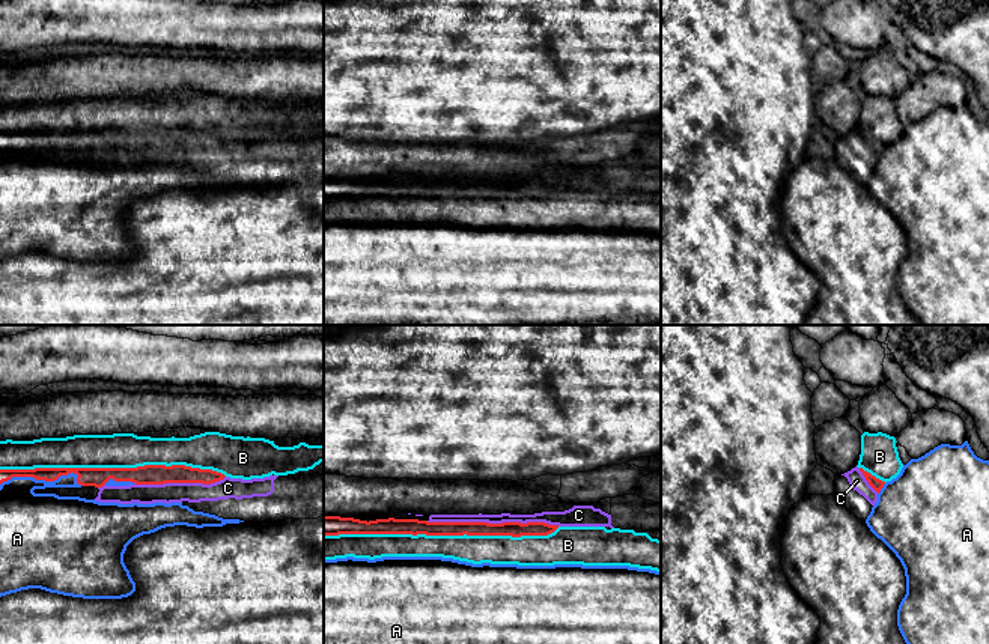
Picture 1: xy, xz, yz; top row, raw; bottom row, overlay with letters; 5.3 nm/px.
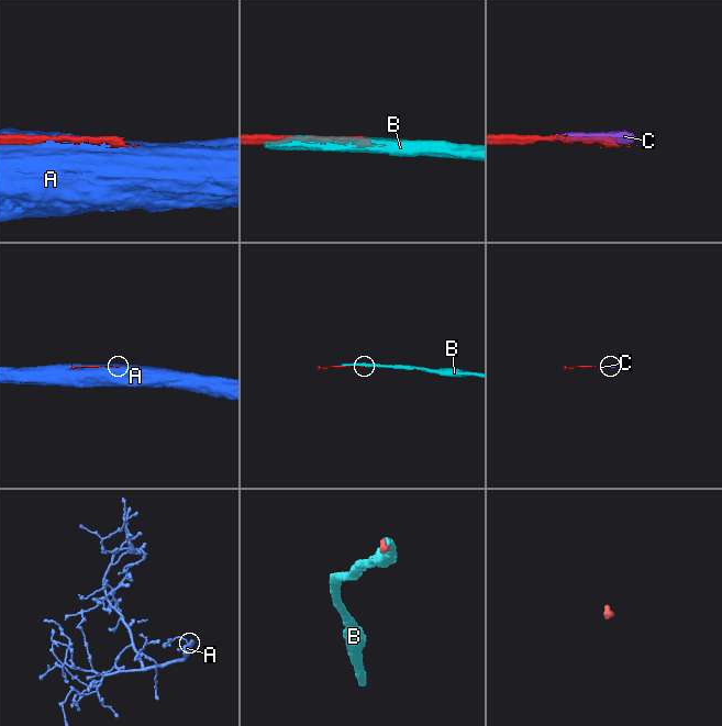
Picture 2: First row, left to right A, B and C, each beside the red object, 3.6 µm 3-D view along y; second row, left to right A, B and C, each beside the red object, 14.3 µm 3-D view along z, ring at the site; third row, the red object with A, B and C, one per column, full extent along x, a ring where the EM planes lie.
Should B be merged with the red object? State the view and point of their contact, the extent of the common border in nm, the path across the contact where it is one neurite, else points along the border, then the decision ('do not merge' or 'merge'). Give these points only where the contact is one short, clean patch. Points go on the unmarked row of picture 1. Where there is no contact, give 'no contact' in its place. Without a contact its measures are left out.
contact xz (441, 197); length 1250 nm; do not merge

